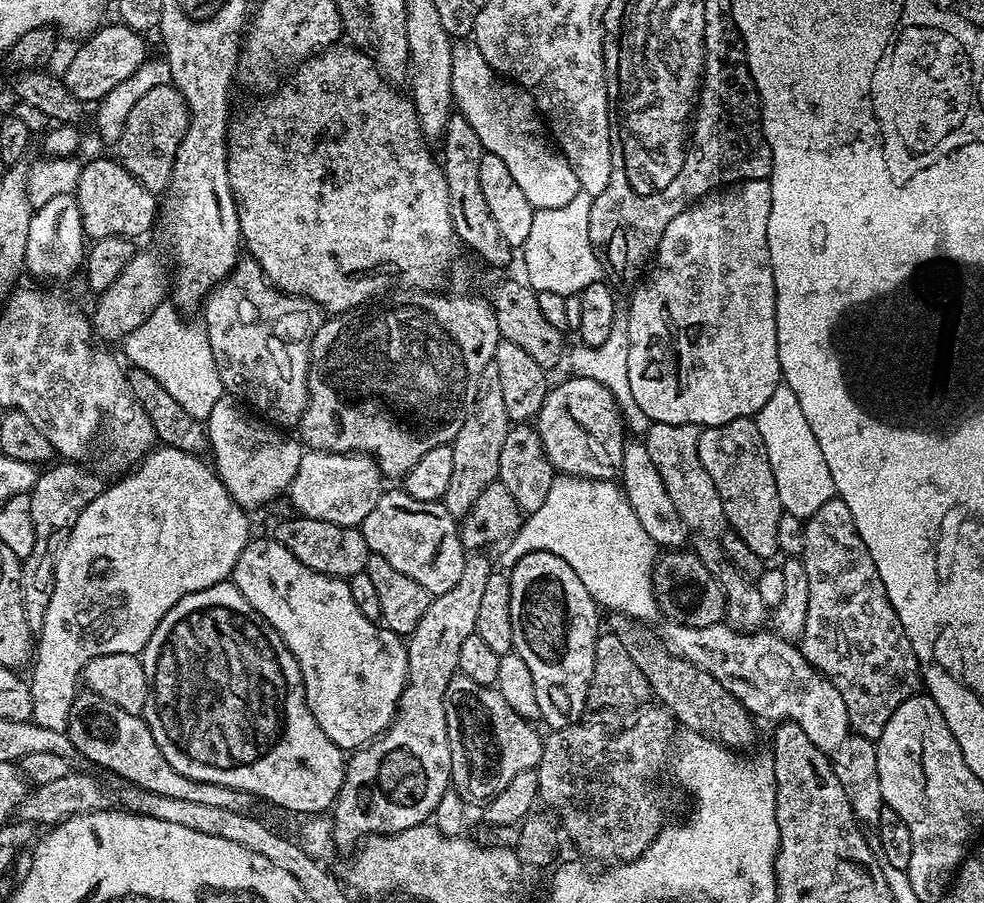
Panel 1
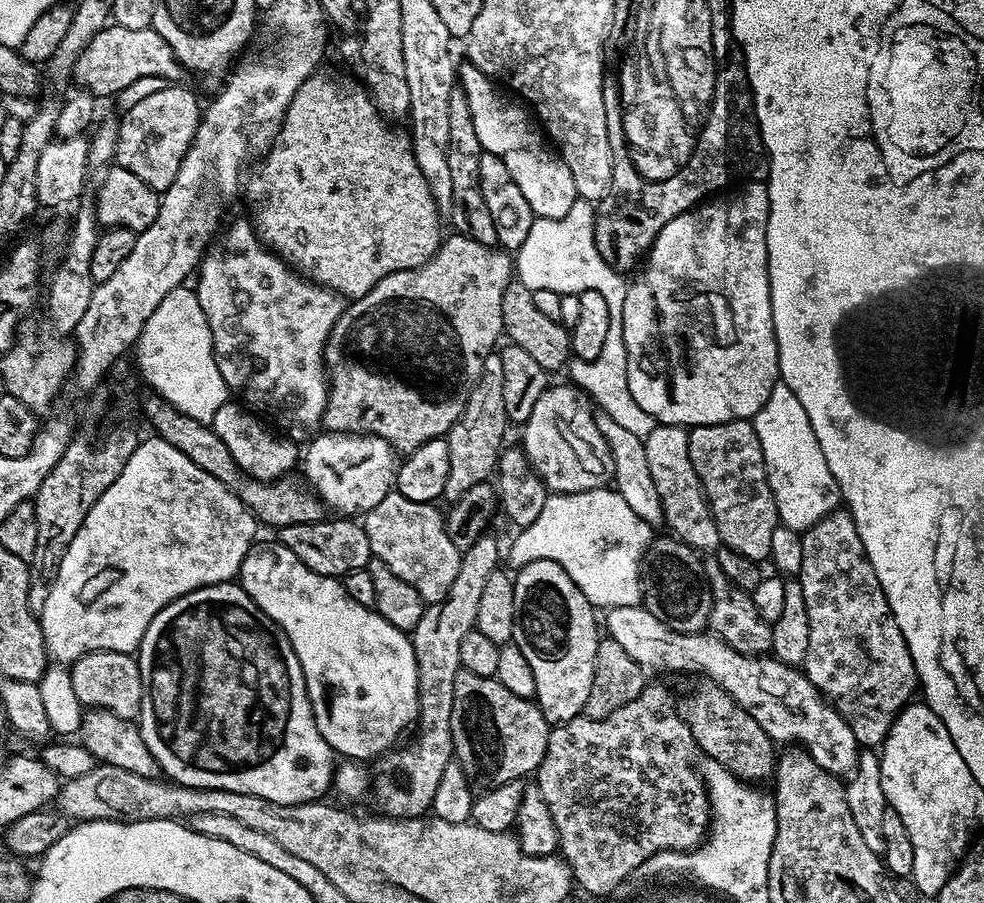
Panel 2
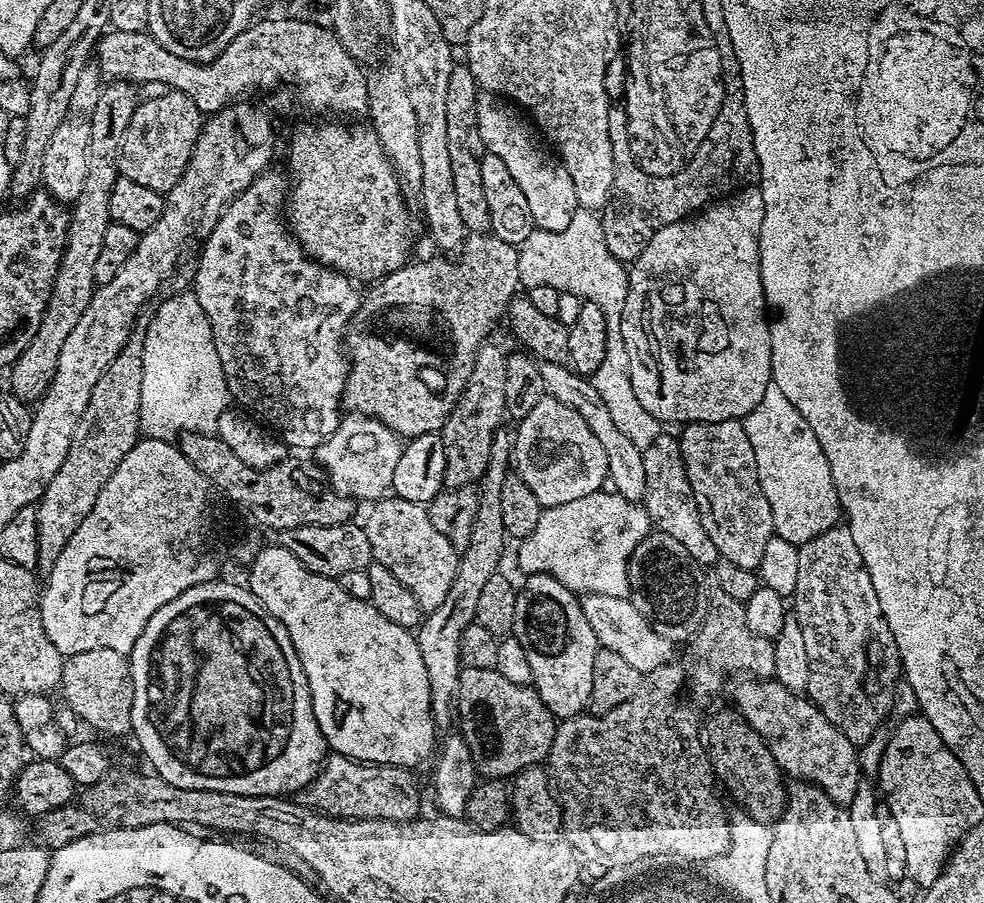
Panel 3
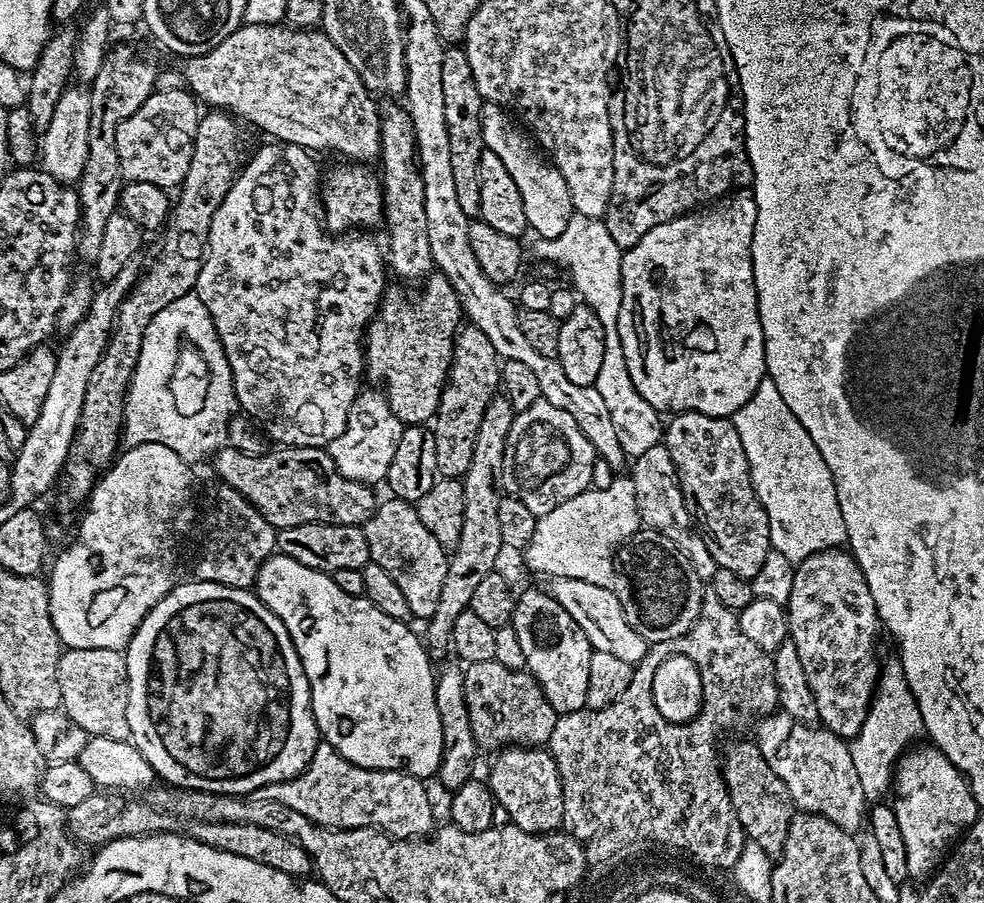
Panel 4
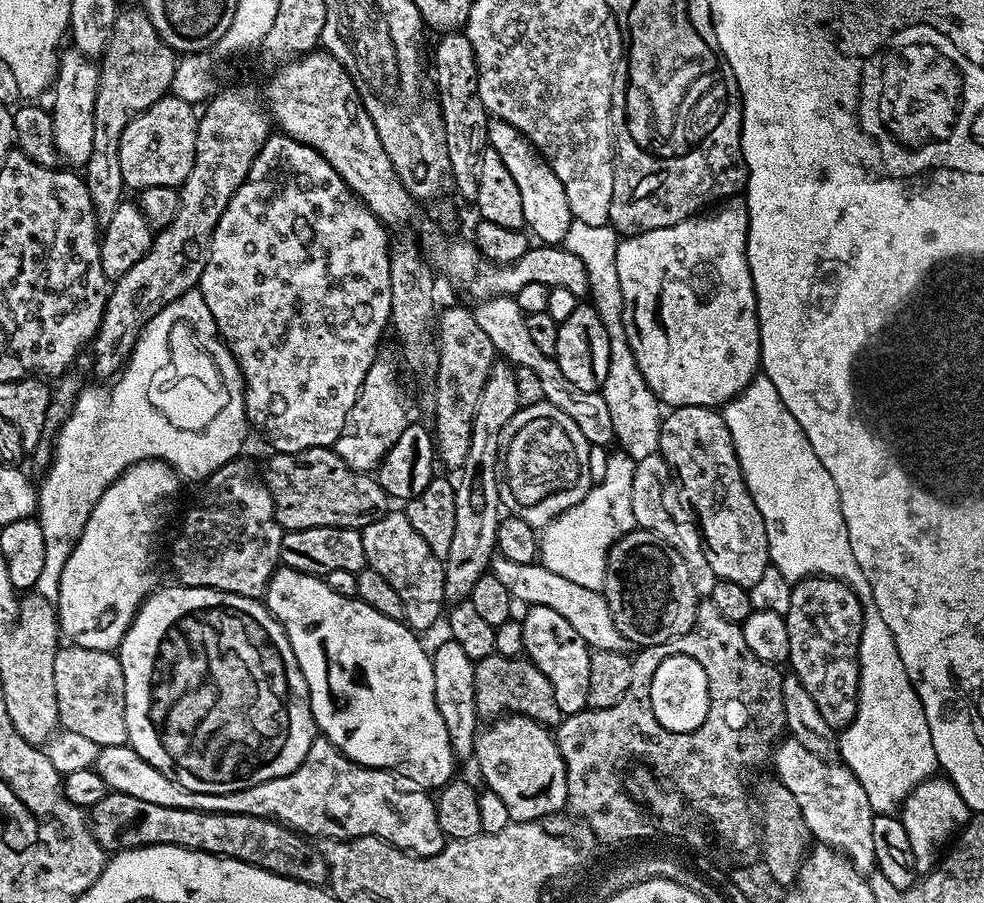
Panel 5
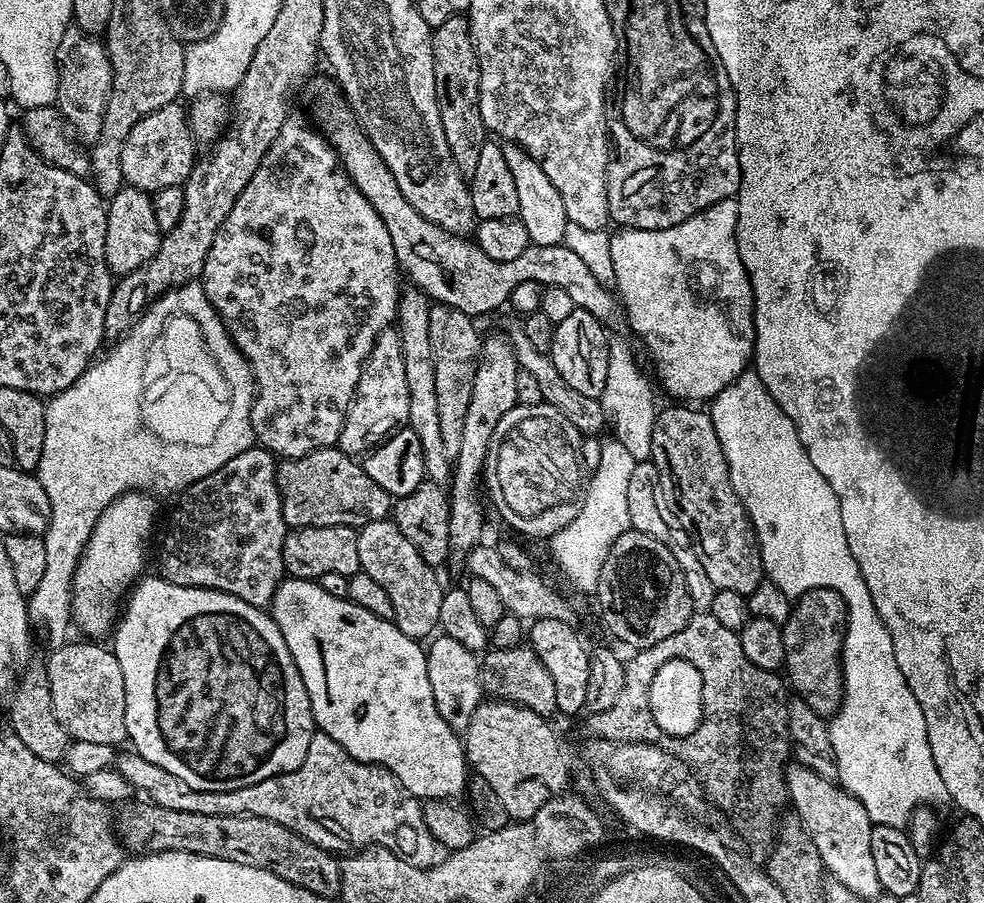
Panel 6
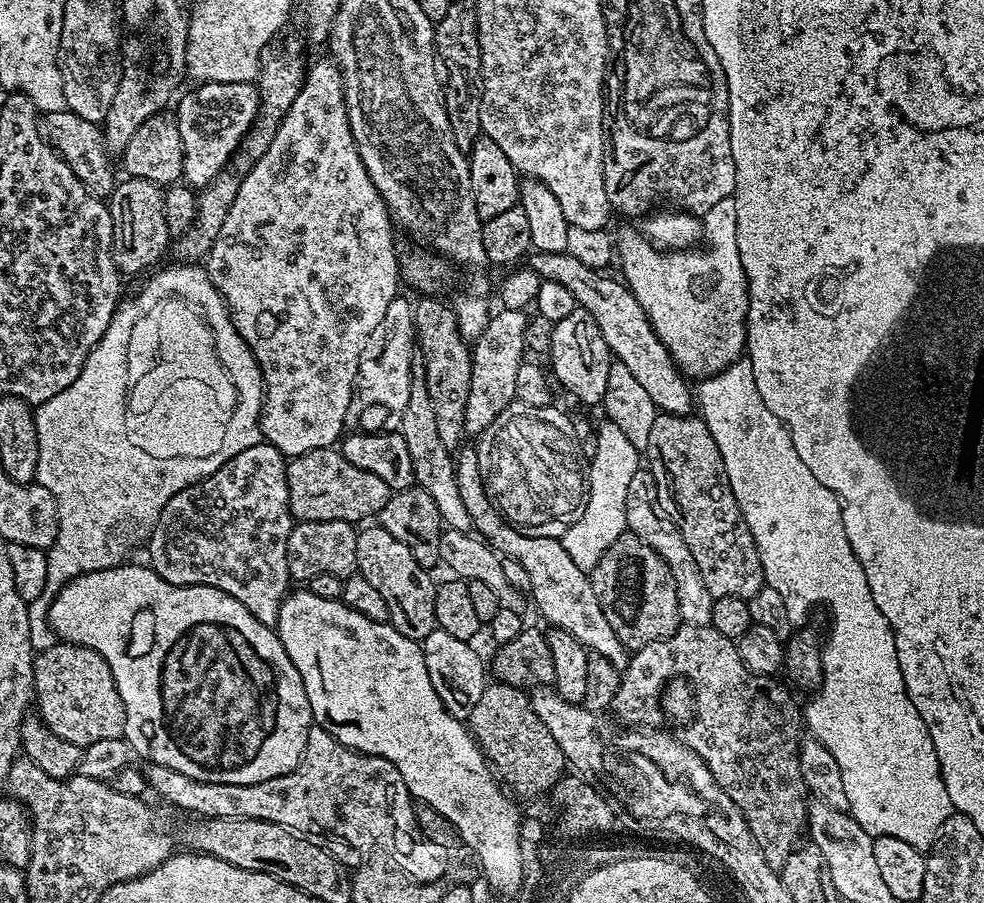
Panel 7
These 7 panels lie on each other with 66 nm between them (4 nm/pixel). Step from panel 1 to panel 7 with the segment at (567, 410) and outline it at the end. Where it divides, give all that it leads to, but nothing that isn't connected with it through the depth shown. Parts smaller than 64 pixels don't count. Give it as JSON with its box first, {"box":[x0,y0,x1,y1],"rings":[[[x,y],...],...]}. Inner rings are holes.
{"box":[474,403,586,538],"rings":[[[512,403],[485,432],[479,433],[474,447],[485,489],[503,518],[524,535],[542,538],[563,537],[574,522],[578,522],[586,499],[586,472],[582,467],[582,455],[575,436],[573,417],[559,412],[556,406],[526,406]]]}

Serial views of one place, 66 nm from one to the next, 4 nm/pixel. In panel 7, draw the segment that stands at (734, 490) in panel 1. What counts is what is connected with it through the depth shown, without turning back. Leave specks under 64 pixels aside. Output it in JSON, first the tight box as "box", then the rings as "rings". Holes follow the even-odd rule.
{"box":[646,414,765,600],"rings":[[[658,414],[650,431],[646,468],[654,474],[654,482],[660,485],[667,495],[668,492],[672,495],[671,507],[674,509],[676,529],[682,534],[690,554],[694,554],[694,562],[702,574],[702,582],[706,582],[706,590],[710,590],[714,598],[727,598],[731,594],[733,598],[748,600],[758,594],[758,590],[765,587],[758,546],[742,518],[742,510],[738,510],[738,502],[726,478],[726,466],[722,462],[718,442],[714,442],[714,434],[710,434],[704,419],[696,414]]]}

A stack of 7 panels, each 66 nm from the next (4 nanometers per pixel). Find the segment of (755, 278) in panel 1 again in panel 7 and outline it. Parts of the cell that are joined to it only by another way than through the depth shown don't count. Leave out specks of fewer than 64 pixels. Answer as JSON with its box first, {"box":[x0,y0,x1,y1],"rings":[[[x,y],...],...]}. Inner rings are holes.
{"box":[618,198,748,378],"rings":[[[729,198],[718,202],[714,206],[710,206],[710,210],[704,213],[702,217],[702,240],[703,243],[708,243],[708,248],[702,249],[701,252],[696,252],[697,250],[661,250],[647,236],[639,231],[636,232],[622,233],[620,242],[618,238],[618,262],[620,258],[620,268],[624,271],[622,279],[634,294],[634,298],[638,298],[638,306],[642,306],[650,326],[654,330],[654,334],[658,334],[662,346],[666,346],[666,350],[672,355],[672,361],[676,363],[677,368],[684,373],[685,377],[707,378],[709,376],[717,376],[719,372],[725,372],[734,361],[741,359],[745,355],[748,334],[748,280],[744,277],[742,258],[738,258],[738,214],[736,213],[735,199]]]}

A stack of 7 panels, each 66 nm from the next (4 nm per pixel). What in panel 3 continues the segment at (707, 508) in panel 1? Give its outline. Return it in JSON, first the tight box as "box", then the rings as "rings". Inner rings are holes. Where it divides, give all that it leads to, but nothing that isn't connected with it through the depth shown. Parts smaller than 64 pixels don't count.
{"box":[642,434,718,565],"rings":[[[661,434],[642,451],[646,470],[642,507],[648,511],[649,521],[659,531],[670,534],[670,538],[682,542],[682,546],[686,546],[690,558],[695,560],[697,565],[715,565],[718,553],[714,542],[710,542],[710,534],[706,534],[706,526],[702,526],[702,518],[698,514],[698,506],[690,490],[690,478],[686,478],[686,466],[682,462],[679,439],[675,435]]]}

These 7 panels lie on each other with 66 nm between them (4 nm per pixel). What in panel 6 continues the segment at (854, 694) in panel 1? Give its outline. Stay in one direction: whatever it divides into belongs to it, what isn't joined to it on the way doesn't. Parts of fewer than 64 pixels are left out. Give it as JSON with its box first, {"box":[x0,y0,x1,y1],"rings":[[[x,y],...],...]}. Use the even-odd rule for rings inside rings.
{"box":[782,588,848,718],"rings":[[[815,588],[814,590],[810,590],[806,594],[799,596],[795,603],[793,603],[792,612],[789,614],[788,620],[782,627],[784,629],[784,645],[786,646],[786,658],[784,659],[783,671],[785,673],[788,672],[786,680],[790,685],[791,691],[795,693],[799,699],[804,700],[806,706],[810,706],[810,710],[814,710],[818,715],[825,718],[831,718],[831,716],[839,710],[840,703],[844,697],[844,666],[842,663],[842,657],[844,655],[844,632],[848,629],[848,611],[844,605],[843,598],[841,598],[837,592],[830,590],[829,588]]]}

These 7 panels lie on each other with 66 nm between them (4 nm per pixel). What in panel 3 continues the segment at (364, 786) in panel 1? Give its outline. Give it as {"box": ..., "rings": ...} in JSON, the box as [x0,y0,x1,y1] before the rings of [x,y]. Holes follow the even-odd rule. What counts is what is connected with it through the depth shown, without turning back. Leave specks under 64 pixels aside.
{"box":[415,431,513,726],"rings":[[[506,431],[497,432],[492,449],[490,450],[490,460],[486,466],[483,476],[478,481],[478,497],[479,502],[476,510],[476,517],[472,519],[472,529],[470,530],[470,542],[460,552],[460,561],[456,567],[454,574],[454,582],[450,582],[450,591],[446,594],[442,606],[438,606],[438,610],[427,613],[423,617],[422,623],[415,633],[418,642],[418,654],[422,654],[422,666],[426,666],[426,674],[430,682],[430,702],[432,703],[432,719],[437,725],[444,726],[448,716],[450,720],[450,707],[453,703],[456,687],[458,686],[458,678],[460,677],[461,662],[458,654],[458,641],[462,638],[462,630],[470,623],[473,623],[478,610],[478,597],[482,591],[484,583],[491,576],[497,575],[500,559],[504,556],[504,540],[506,541],[506,533],[502,526],[502,486],[506,482],[506,478],[510,475],[510,461],[512,460],[513,437],[508,436]]]}

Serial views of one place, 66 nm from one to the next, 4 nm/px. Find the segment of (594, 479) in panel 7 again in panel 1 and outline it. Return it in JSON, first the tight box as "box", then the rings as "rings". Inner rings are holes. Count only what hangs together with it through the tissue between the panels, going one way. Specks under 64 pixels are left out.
{"box":[500,474,658,618],"rings":[[[560,474],[553,479],[550,494],[546,494],[546,502],[537,512],[531,513],[521,523],[515,536],[503,545],[504,553],[500,560],[505,569],[510,570],[528,552],[549,552],[558,554],[582,578],[582,586],[591,594],[601,609],[608,608],[615,612],[625,612],[633,618],[657,615],[656,595],[652,589],[652,570],[658,559],[658,546],[642,530],[642,522],[638,522],[638,514],[628,505],[628,497],[619,483],[610,480],[593,480],[583,474]]]}

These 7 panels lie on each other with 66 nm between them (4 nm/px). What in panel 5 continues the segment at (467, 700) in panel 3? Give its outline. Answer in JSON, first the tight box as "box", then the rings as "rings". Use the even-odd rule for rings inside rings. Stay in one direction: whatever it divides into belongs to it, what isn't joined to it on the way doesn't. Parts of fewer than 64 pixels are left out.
{"box":[474,654,562,726],"rings":[[[495,654],[475,661],[474,670],[474,702],[476,703],[476,712],[485,721],[491,722],[497,718],[506,716],[528,716],[545,726],[559,725],[562,719],[562,713],[558,710],[558,701],[554,698],[554,686],[550,686],[550,678],[538,670],[532,661],[523,655],[518,656],[497,656]]]}

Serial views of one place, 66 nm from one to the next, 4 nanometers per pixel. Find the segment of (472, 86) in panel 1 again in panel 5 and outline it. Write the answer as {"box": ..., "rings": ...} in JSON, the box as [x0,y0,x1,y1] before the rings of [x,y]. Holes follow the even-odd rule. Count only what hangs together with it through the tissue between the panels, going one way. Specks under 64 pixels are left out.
{"box":[488,119,573,245],"rings":[[[489,119],[488,142],[498,158],[502,158],[506,170],[510,170],[510,175],[518,185],[518,194],[522,194],[522,214],[527,231],[535,239],[537,236],[540,244],[563,245],[573,218],[570,202],[566,202],[566,190],[562,190],[562,182],[558,182],[558,174],[554,174],[547,160],[536,151],[529,140],[506,122]]]}

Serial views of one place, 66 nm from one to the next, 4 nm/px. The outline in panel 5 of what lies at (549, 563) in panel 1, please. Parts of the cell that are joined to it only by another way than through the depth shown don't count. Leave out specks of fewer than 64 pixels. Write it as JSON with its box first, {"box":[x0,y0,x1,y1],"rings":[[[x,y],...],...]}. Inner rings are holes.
{"box":[522,605,592,716],"rings":[[[531,605],[522,616],[523,655],[532,661],[546,678],[550,678],[550,686],[554,686],[554,698],[558,701],[558,710],[564,716],[573,716],[589,707],[588,691],[590,690],[590,658],[592,652],[588,643],[558,614],[558,610],[550,610],[550,606]]]}

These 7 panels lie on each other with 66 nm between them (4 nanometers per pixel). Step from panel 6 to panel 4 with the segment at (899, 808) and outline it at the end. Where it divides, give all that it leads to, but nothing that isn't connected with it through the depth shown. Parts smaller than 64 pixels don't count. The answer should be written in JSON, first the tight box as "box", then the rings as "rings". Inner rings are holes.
{"box":[730,379,925,802],"rings":[[[764,379],[750,402],[730,419],[738,430],[738,438],[742,438],[752,485],[770,522],[772,548],[793,562],[828,548],[840,548],[847,541],[848,527],[842,518],[830,466],[826,466],[826,458],[814,446],[814,438],[806,434],[806,426],[794,418],[782,394],[778,394],[778,386]],[[892,658],[889,664],[885,663],[883,665],[876,695],[873,697],[872,706],[869,709],[868,718],[862,726],[862,730],[856,736],[851,737],[850,740],[852,757],[854,758],[854,770],[858,770],[858,778],[862,781],[865,801],[880,802],[887,797],[884,796],[887,792],[889,795],[890,789],[894,784],[894,769],[900,757],[904,755],[909,745],[916,742],[911,742],[911,740],[916,740],[919,736],[923,737],[924,735],[925,730],[924,723],[922,722],[922,714],[918,710],[918,702],[914,698],[910,686],[904,680],[904,668],[900,665],[899,659]]]}

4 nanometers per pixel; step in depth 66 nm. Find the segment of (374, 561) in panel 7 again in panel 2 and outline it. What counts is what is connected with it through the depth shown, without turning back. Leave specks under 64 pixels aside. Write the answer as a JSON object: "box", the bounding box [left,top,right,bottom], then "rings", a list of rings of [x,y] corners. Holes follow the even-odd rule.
{"box":[362,490,462,605],"rings":[[[393,490],[386,498],[382,498],[382,502],[378,502],[378,506],[362,516],[373,557],[386,562],[386,566],[390,566],[390,570],[394,570],[402,582],[410,582],[425,605],[437,604],[446,598],[450,586],[454,586],[462,555],[461,549],[450,542],[444,516],[436,507],[435,503],[410,502],[410,498]]]}

